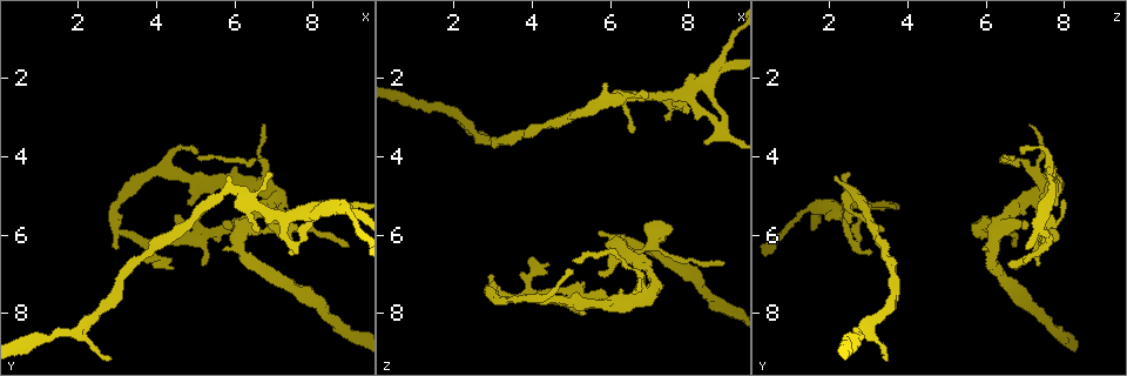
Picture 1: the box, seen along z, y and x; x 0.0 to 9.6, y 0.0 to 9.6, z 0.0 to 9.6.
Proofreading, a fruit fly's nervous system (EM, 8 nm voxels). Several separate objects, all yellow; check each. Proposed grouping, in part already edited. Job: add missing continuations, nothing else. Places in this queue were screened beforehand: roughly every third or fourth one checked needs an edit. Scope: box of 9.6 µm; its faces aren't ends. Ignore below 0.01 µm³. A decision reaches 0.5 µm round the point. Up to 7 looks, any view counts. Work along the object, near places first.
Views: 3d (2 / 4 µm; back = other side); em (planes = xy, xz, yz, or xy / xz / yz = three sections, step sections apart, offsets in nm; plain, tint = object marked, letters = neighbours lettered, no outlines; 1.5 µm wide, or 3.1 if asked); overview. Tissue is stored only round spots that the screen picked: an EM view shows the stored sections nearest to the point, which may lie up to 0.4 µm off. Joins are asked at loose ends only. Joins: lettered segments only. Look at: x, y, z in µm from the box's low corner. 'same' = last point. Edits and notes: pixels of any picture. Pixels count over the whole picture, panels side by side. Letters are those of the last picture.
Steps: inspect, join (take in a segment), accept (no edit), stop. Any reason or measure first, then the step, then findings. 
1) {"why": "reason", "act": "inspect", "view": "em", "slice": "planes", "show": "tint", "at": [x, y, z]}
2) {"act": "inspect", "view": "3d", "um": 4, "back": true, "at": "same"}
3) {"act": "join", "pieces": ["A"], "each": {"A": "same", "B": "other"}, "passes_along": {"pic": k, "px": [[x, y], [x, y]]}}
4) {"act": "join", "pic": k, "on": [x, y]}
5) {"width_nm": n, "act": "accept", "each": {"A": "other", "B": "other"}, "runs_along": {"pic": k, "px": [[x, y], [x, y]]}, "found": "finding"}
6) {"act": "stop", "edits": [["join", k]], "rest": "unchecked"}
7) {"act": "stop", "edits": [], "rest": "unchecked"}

{"why": "branch stops here", "act": "inspect", "view": "em", "slice": "planes", "show": "letters", "at": [5.20, 6.75, 7.30]}

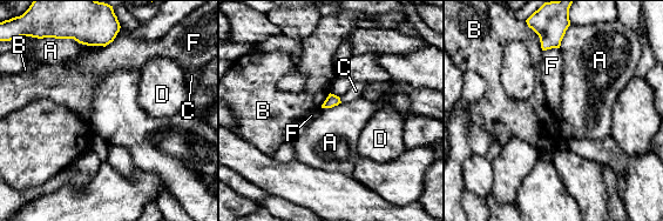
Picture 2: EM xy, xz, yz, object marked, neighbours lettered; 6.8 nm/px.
{"act": "accept", "each": {"A": "other", "B": "other", "C": "other", "D": "other", "F": "other"}, "found": "none of them fits"}

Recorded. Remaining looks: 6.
{"act": "inspect", "view": "3d", "um": 2, "at": [8.90, 6.30, 6.65]}

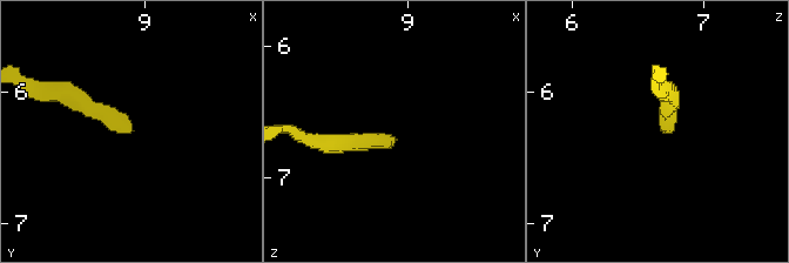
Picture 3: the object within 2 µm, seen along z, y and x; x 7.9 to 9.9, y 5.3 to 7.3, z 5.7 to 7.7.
{"act": "inspect", "view": "em", "slice": "xz", "step": 4, "show": "tint", "at": [8.92, 6.32, 6.70]}

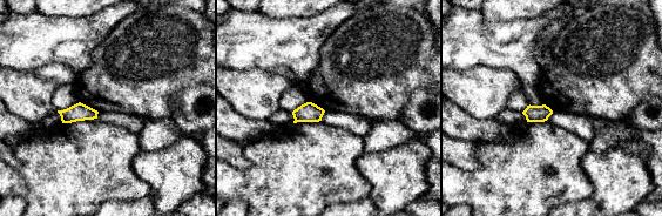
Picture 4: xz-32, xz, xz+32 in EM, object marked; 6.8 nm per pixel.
{"why": "another direction", "act": "inspect", "view": "em", "slice": "planes", "show": "letters", "at": "same"}

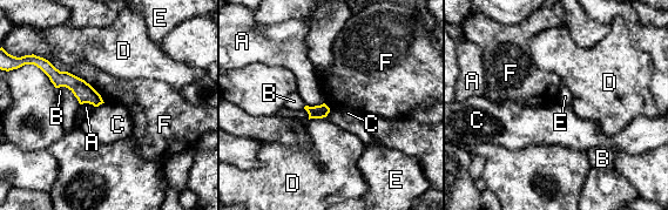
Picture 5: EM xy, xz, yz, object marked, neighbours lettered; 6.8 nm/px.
{"longest_contact_nm": ["F", 550], "act": "accept", "each": {"A": "other", "B": "other", "C": "other", "D": "other", "E": "other", "F": "other"}, "border": {"pic": 5, "px": [[103, 102], [95, 107]]}, "found": "no lettered segment goes on from it"}

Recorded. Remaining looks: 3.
{"why": "free end", "act": "inspect", "view": "em", "slice": "yz", "step": 8, "show": "tint", "at": [7.00, 4.40, 2.45]}

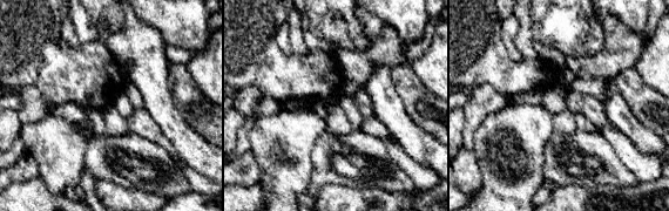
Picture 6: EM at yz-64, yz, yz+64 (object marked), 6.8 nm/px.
{"why": "cut it another way", "act": "inspect", "view": "em", "slice": "xy", "step": 4, "show": "letters", "at": "same"}

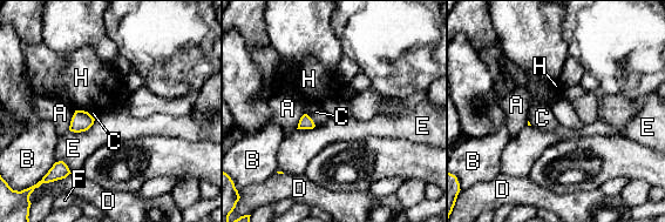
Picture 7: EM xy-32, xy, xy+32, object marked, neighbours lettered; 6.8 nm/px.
{"width_nm": 90, "act": "accept", "each": {"A": "other", "B": "other", "C": "other", "D": "other", "E": "other", "F": "other", "H": "other"}, "border": {"pic": 7, "px": [[76, 109], [87, 112]]}, "found": "none of them fits"}

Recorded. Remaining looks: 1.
{"act": "stop", "edits": [], "rest": "unchecked"}

